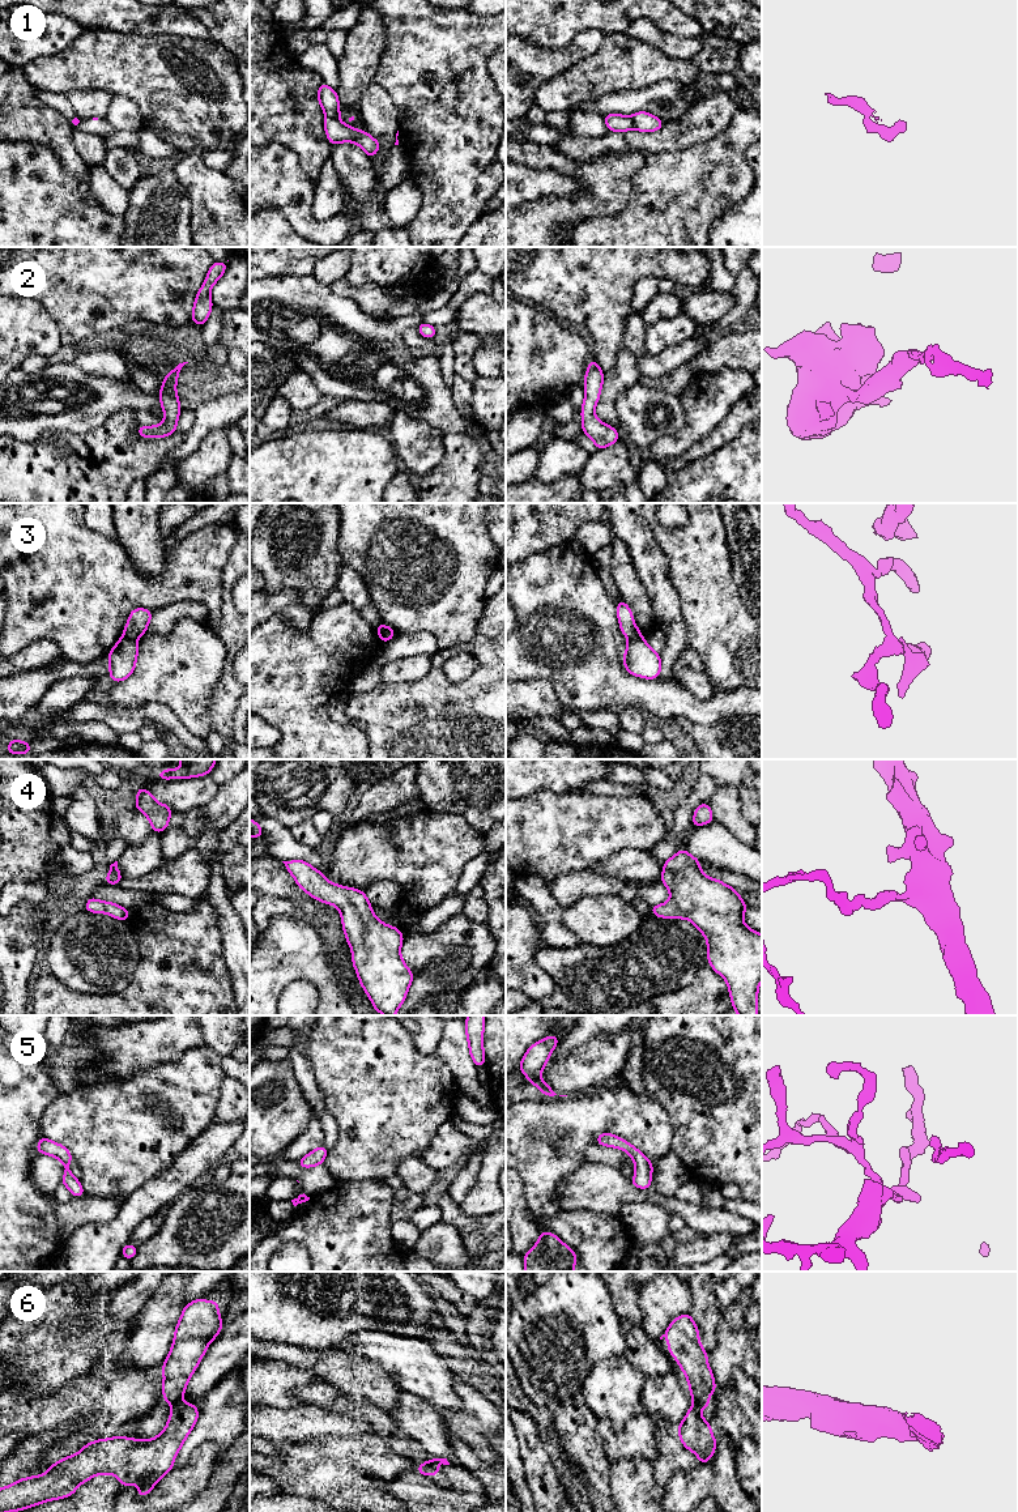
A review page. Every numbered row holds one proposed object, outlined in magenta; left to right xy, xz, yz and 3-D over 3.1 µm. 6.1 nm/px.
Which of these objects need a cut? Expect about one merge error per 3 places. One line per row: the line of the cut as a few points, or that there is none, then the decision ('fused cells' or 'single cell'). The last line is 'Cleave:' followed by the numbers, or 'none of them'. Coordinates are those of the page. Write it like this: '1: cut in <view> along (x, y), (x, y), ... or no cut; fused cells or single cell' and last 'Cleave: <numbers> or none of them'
1: cut in xz along (327, 115), (337, 119); fused cells
2: no cut; single cell
3: cut in xy along (123, 635), (135, 640); fused cells
4: no cut; single cell
5: no cut; single cell
6: cut in xy along (179, 1401), (173, 1406); fused cells
Cleave: 1, 3, 6

